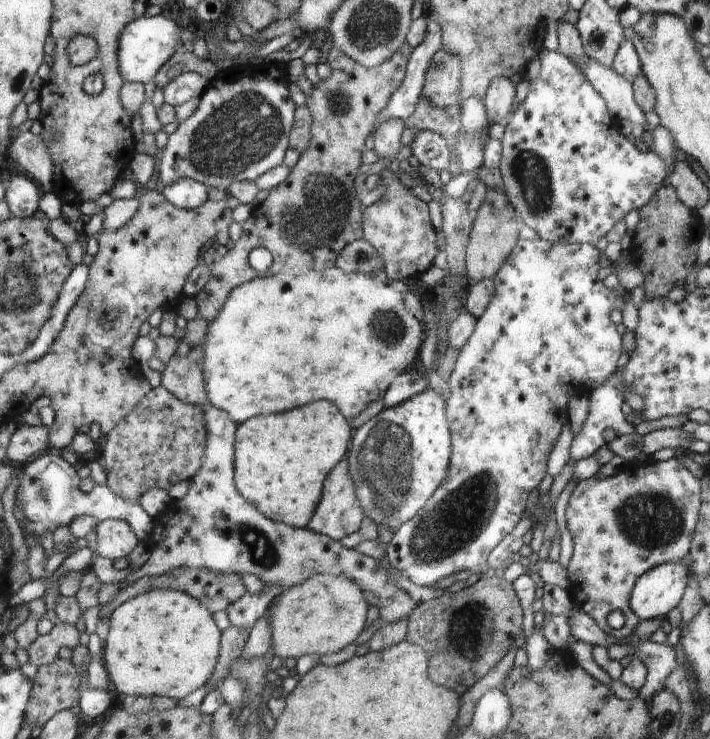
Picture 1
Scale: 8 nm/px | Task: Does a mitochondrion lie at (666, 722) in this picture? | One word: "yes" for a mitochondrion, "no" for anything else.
yes

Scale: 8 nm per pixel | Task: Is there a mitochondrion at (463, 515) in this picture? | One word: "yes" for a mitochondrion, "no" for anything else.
yes

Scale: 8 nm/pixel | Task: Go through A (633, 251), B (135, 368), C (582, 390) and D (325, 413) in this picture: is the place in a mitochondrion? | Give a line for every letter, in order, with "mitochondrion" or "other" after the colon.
A: other
B: other
C: other
D: other

